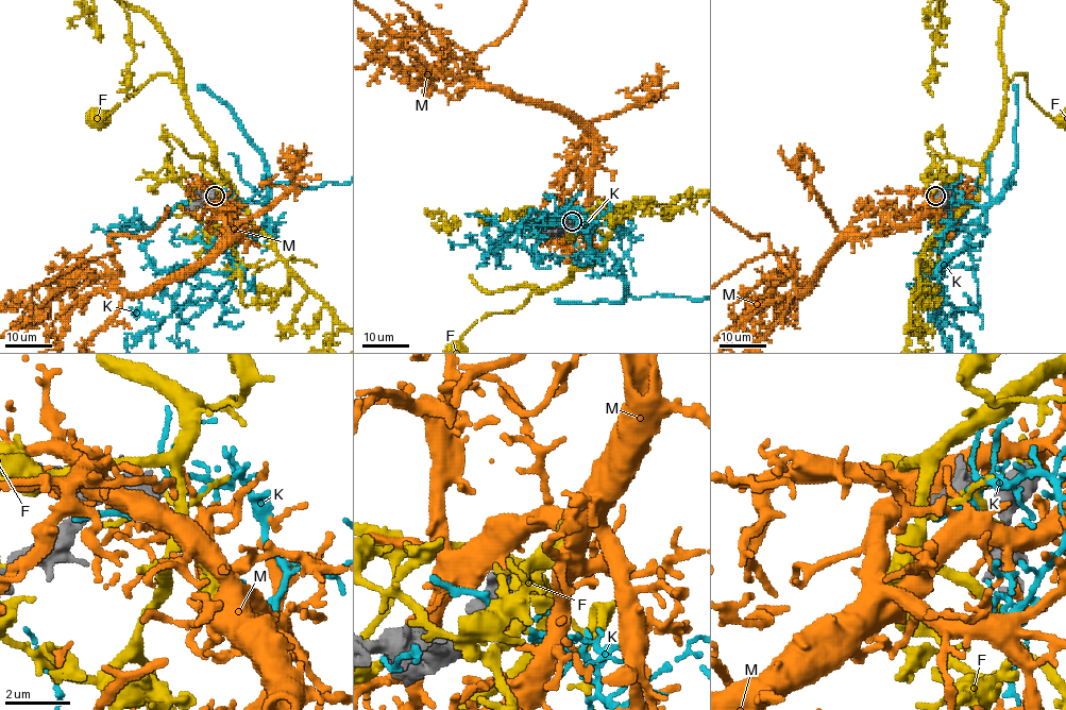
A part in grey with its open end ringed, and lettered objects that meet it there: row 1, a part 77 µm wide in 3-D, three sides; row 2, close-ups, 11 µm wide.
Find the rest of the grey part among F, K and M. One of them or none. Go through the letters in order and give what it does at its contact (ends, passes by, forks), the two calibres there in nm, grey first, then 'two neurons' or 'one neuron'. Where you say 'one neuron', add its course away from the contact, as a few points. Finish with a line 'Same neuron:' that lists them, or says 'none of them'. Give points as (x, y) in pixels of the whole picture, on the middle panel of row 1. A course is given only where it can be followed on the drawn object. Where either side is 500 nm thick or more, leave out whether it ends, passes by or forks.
F: it forks | 400/160 nm | two neurons
K: it passes by | 480/360 nm | two neurons
M: it ends | 480/440 nm | two neurons
Same neuron: none of them

